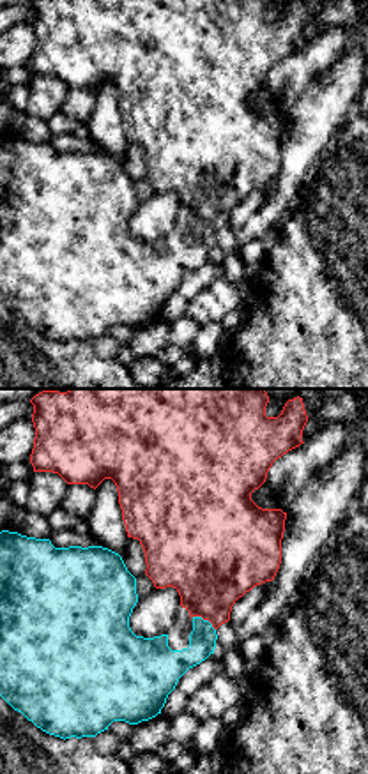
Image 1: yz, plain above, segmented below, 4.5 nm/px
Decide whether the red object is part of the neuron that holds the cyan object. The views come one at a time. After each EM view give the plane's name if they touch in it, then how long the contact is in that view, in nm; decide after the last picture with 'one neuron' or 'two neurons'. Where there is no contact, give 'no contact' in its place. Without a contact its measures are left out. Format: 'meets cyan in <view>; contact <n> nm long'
meets cyan in yz; contact 130 nm long

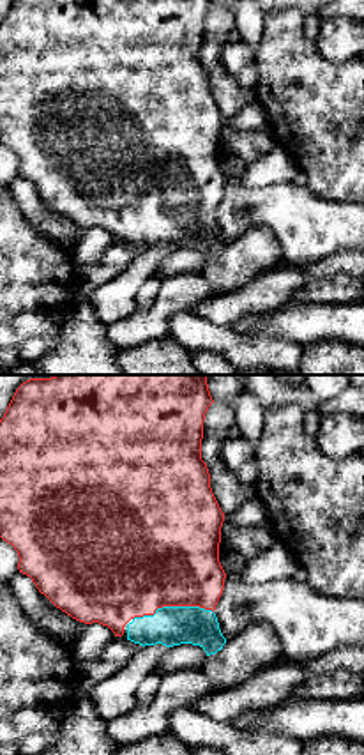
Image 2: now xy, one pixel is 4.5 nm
meets cyan in xy; contact 380 nm long

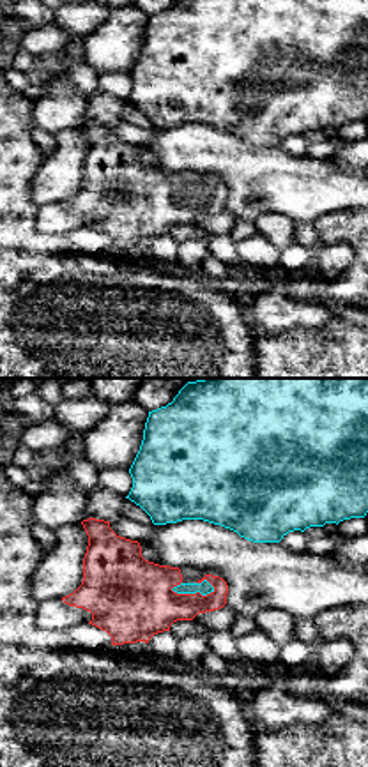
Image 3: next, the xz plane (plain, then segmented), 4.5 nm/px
meets cyan in xz; contact 200 nm long

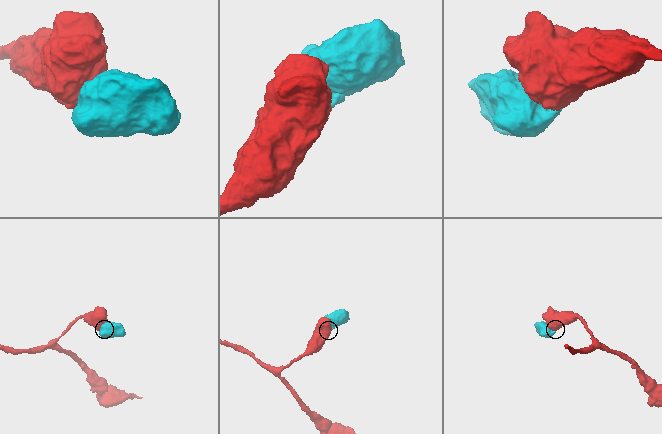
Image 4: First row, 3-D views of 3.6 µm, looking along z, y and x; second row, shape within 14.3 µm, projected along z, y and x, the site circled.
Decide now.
one neuron

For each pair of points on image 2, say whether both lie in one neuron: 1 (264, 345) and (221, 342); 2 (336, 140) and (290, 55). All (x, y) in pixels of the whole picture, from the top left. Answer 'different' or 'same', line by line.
1: same
2: same

